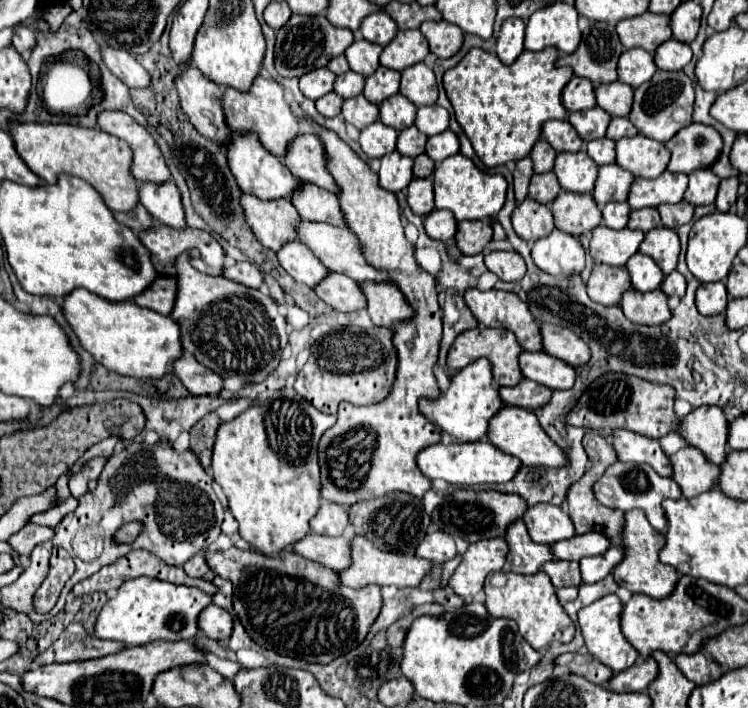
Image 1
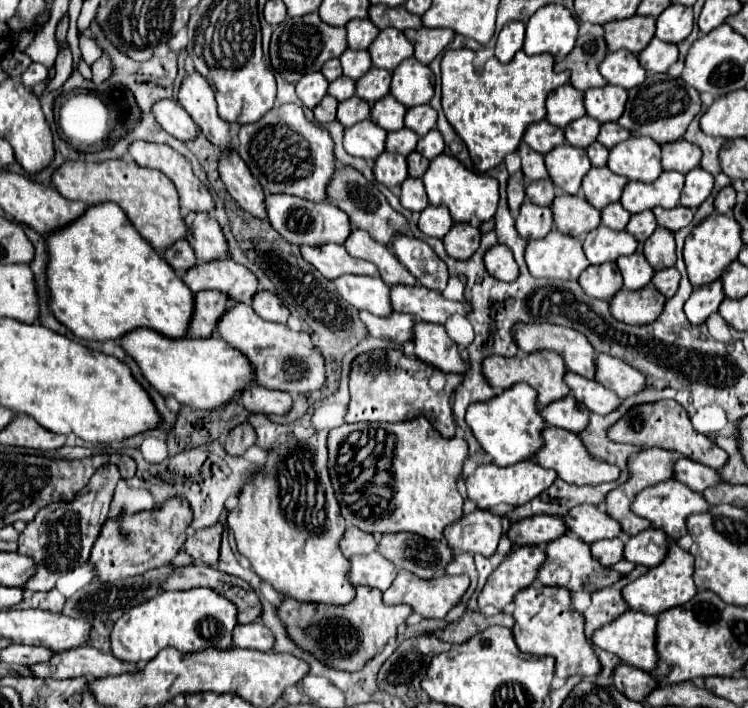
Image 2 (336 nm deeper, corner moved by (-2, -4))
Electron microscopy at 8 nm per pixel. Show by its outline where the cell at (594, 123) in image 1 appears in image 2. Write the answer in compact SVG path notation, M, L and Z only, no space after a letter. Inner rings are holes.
M582 116L564 128L566 142L578 148L588 148L592 142L596 142L598 132L600 132L600 122L590 116Z

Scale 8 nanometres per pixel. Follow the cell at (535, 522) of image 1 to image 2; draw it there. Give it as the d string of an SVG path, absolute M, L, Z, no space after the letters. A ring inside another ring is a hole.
M590 504L576 506L568 512L564 522L570 532L578 534L588 544L604 538L622 536L622 526L608 512L600 510L600 506L590 506Z

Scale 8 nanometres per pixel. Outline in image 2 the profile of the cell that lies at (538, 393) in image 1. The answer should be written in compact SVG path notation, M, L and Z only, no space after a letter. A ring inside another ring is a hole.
M566 396L566 400L556 400L554 404L542 408L540 412L550 426L564 428L574 434L586 430L590 422L590 410L586 410L584 404L580 404L574 396Z

